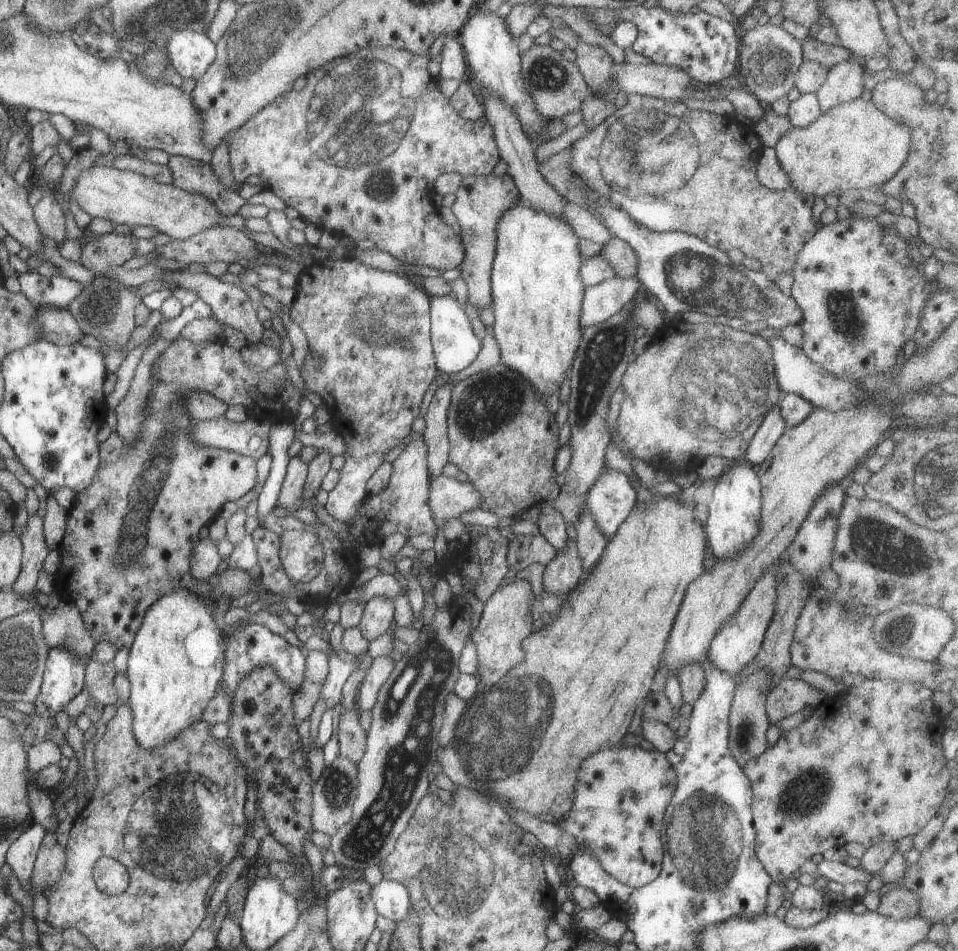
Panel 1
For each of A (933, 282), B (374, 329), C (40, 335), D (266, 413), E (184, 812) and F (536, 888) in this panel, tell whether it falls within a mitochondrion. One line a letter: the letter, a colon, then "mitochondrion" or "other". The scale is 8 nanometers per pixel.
A: other
B: mitochondrion
C: other
D: other
E: mitochondrion
F: other

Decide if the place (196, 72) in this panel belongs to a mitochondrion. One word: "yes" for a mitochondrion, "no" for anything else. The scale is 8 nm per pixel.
no

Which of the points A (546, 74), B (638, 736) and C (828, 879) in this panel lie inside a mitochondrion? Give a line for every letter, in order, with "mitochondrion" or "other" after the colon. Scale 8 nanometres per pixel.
A: mitochondrion
B: other
C: other

